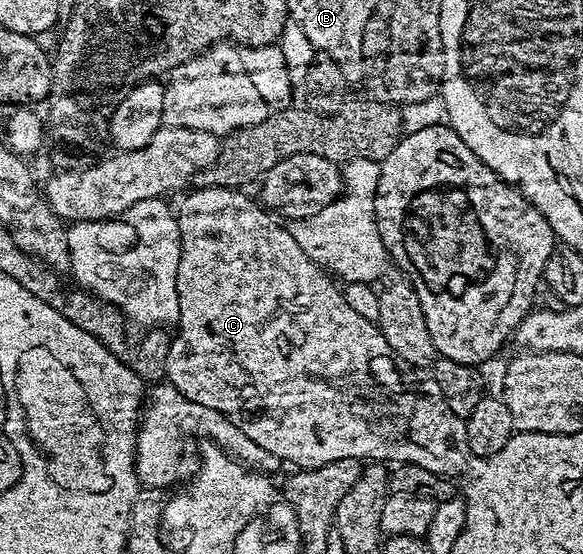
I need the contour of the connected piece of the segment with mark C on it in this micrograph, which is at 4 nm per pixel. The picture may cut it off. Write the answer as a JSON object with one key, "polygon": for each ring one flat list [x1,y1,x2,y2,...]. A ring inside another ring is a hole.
{"polygon":[[202,187,190,190,190,195,181,203,181,211,176,212,179,233,181,234,181,256,179,257,179,273,177,274,177,335,169,340,169,352,165,362,165,379,187,401,195,401,199,405,207,405,209,409,222,411,231,422,251,441,255,441,265,450,266,456,286,459,297,469,322,467,331,465,331,461,344,459,360,459,362,461,384,461,389,465,414,463,431,473,442,477,464,476,469,470,475,456,471,453,471,445,467,445,467,429,465,420,459,418,447,405,443,393,439,390,439,381,435,381,432,370,415,367,410,368,393,354,391,345,383,337,381,328,372,318,369,319,361,311,356,311,345,300,345,295,336,287,334,276,319,266,303,248,299,241,291,237,288,226,284,222,276,223,274,216,256,198,248,199,244,190,236,187],[413,374,413,399,401,399,405,395,405,378]]}

